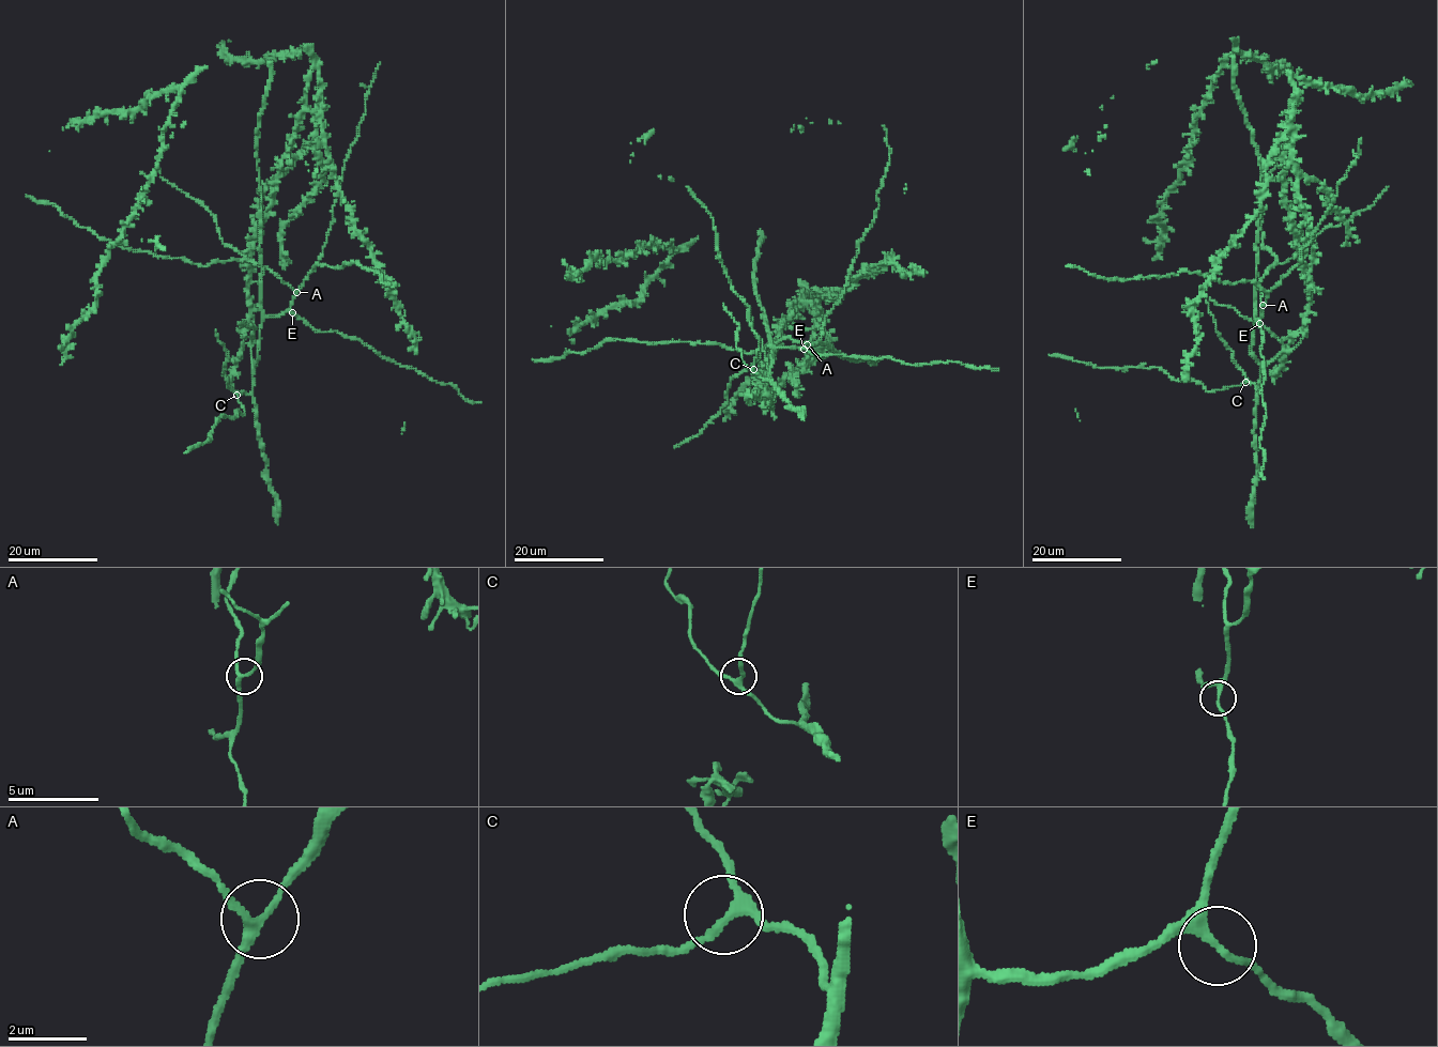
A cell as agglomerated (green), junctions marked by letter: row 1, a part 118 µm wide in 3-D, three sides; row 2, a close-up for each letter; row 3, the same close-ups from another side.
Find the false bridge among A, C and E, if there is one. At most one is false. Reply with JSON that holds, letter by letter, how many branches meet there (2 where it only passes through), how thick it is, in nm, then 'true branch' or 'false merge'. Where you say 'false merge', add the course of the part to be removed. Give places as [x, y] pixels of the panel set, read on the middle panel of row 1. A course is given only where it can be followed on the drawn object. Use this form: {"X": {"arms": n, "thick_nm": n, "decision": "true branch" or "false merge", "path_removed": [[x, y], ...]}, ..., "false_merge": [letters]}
{"A": {"arms": 3, "thick_nm": 200, "decision": "true branch"}, "C": {"arms": 3, "thick_nm": 200, "decision": "true branch"}, "E": {"arms": 3, "thick_nm": 190, "decision": "true branch"}, "false_merge": []}

